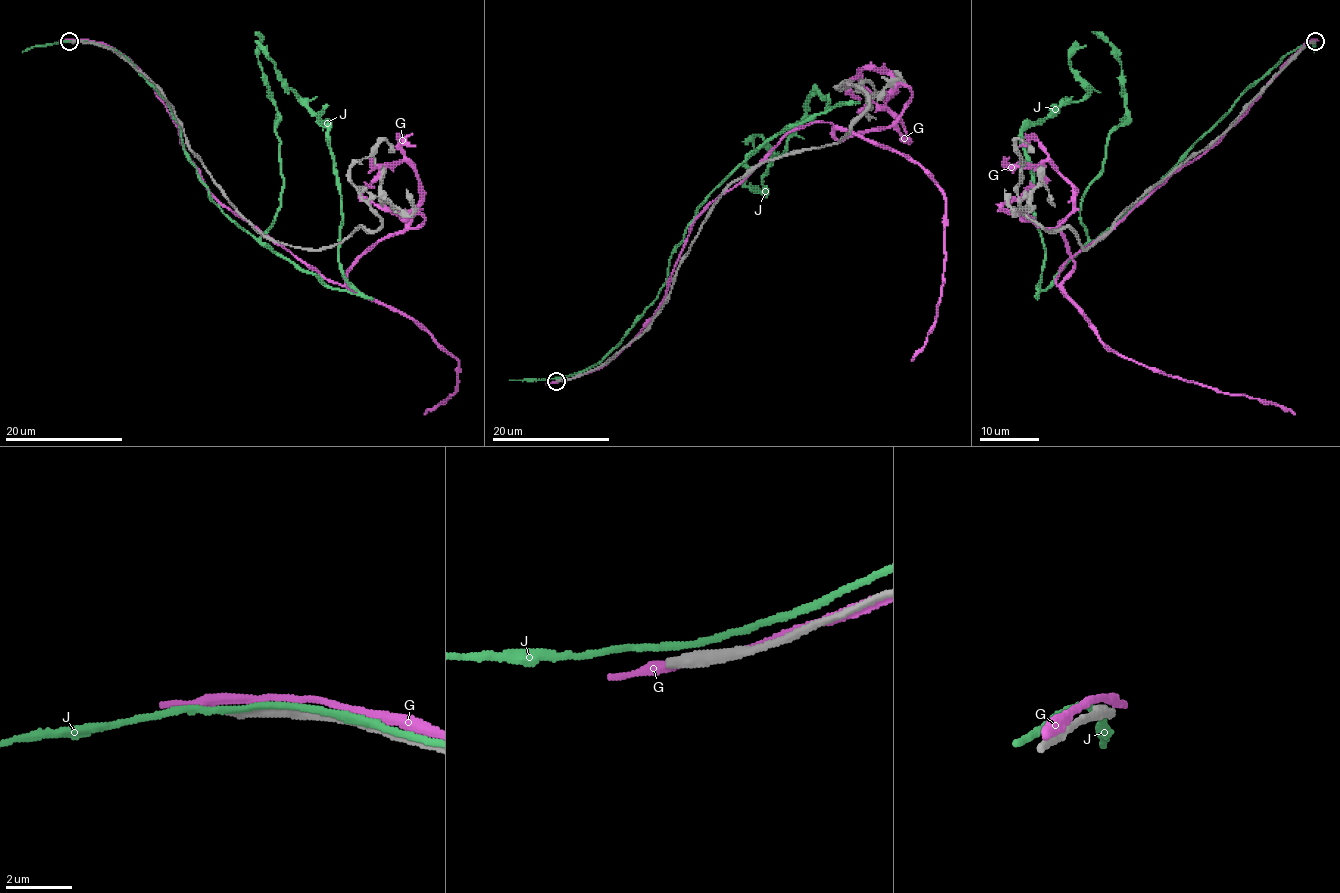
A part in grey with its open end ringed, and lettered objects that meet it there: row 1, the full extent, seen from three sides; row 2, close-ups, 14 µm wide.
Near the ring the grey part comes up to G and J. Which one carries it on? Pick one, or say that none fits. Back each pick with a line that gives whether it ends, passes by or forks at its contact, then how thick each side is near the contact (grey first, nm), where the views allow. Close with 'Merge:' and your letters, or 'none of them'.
Merge: none of them

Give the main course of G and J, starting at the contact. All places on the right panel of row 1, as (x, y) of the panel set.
G: (1315, 40), (1299, 51), (1212, 145), (1066, 261), (1056, 279), (1090, 327), (1130, 360), (1275, 403), (1295, 414)
J: (1312, 42), (1239, 98), (1038, 294), (1044, 254), (1022, 132), (1088, 92), (1071, 67), (1075, 40)

